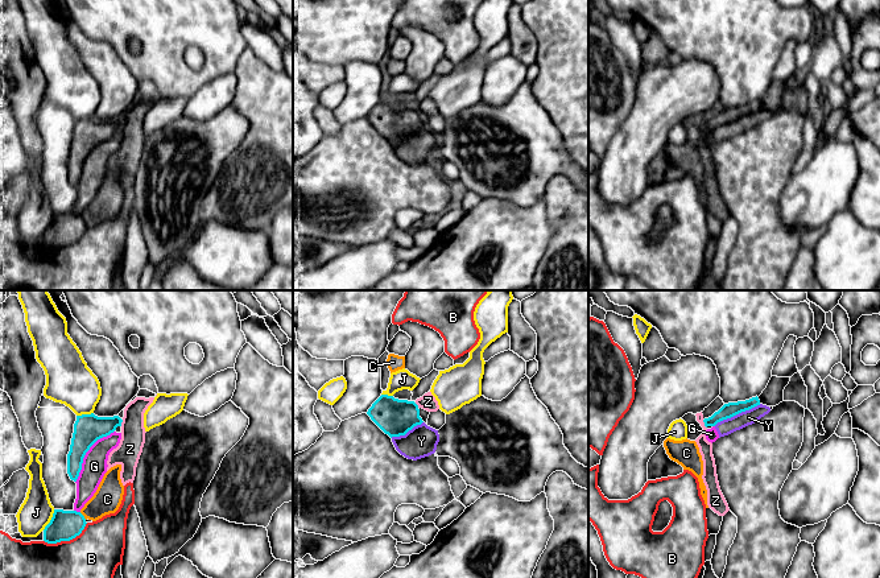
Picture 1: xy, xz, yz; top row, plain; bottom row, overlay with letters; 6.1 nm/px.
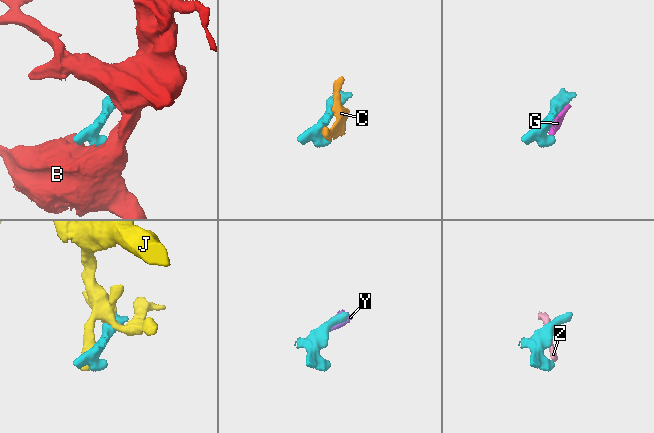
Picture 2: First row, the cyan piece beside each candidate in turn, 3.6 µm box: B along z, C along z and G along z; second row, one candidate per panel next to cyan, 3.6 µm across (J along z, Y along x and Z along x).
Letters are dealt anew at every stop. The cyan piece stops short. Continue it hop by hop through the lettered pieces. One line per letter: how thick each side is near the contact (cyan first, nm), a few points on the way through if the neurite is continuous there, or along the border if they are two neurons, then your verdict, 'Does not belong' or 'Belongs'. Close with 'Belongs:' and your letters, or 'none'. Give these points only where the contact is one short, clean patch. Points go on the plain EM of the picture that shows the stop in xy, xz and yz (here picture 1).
B: Thickness 190 nm (cyan) against 500 nm. Does not belong
C: Thickness 190 nm (cyan) against 170 nm. Boundary: xy (79, 217), (86, 223). Does not belong
G: Thickness 180 nm (cyan) against 150 nm. Does not belong
J: Thickness 190 nm (cyan) against 200 nm. Does not belong
Y: Thickness 90 nm (cyan) against 90 nm. Boundary: yz (760, 108), (723, 123), (714, 129). Does not belong
Z: Thickness 90 nm (cyan) against 80 nm. Boundary: yz (702, 124), (706, 132). Does not belong
Belongs: none

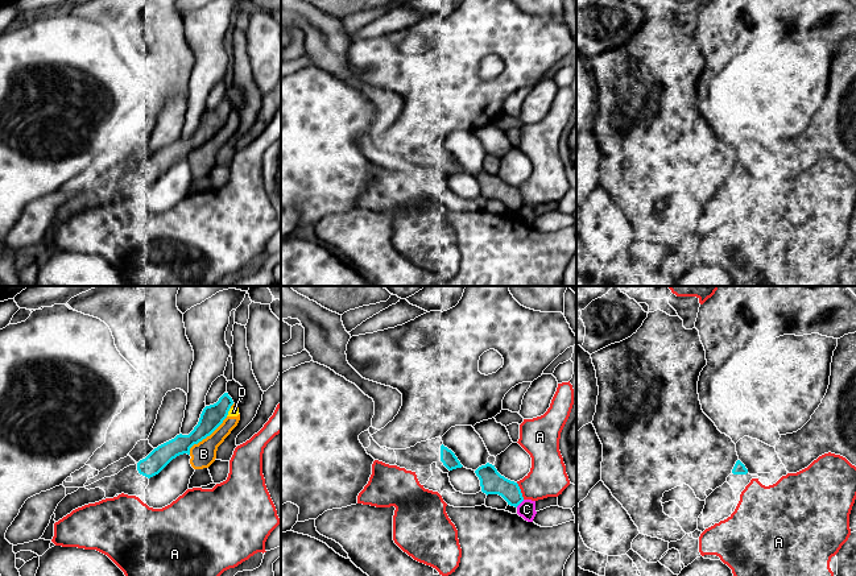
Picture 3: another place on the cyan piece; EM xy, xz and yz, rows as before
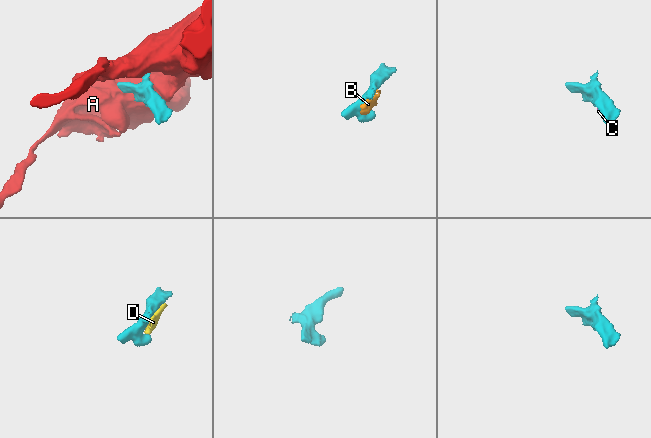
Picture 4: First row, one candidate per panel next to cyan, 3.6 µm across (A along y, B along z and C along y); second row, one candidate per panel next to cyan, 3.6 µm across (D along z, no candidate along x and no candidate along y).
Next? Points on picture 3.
A: Thickness 140 nm (cyan) against 240 nm. Does not belong
B: Thickness 140 nm (cyan) against 150 nm. Does not belong
C: Thickness 140 nm (cyan) against 110 nm. Boundary: xz (524, 204), (516, 211). Does not belong
D: Thickness 140 nm (cyan) against 60 nm. Does not belong
Belongs: none

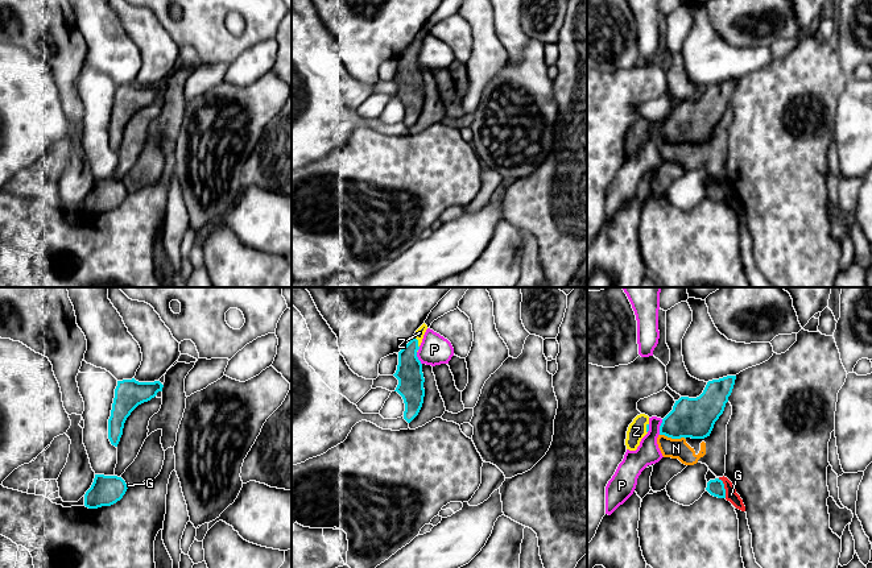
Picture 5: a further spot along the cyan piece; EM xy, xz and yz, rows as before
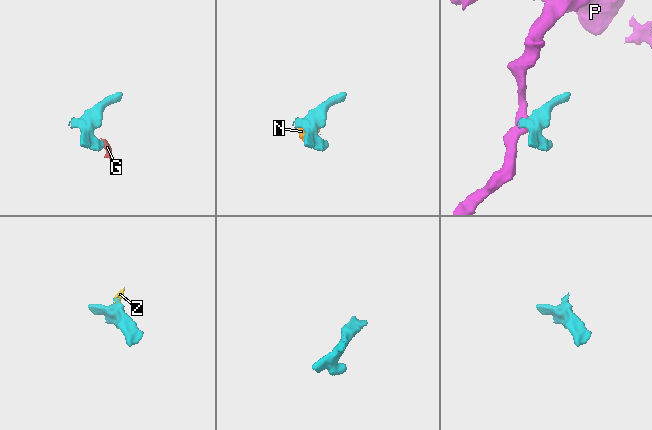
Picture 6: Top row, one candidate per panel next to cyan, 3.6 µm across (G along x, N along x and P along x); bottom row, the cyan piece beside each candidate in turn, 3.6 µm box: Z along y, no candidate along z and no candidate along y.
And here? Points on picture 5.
G: Thickness 100 nm (cyan) against 70 nm. Boundary: yz (718, 183), (723, 189), (726, 202). Does not belong
N: Thickness 240 nm (cyan) against 130 nm. Does not belong
P: Thickness 240 nm (cyan) against 140 nm. Boundary: yz (662, 124), (658, 139). Does not belong
Z: Thickness 160 nm (cyan) against 60 nm. Path across: xz (409, 78), (409, 56), (417, 46), (420, 37). Belongs
Belongs: Z

